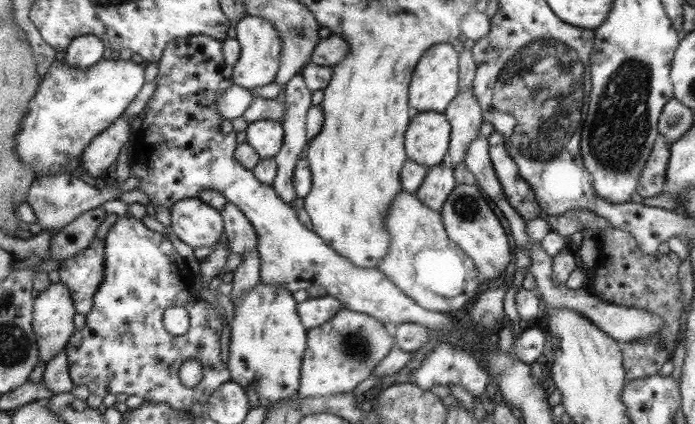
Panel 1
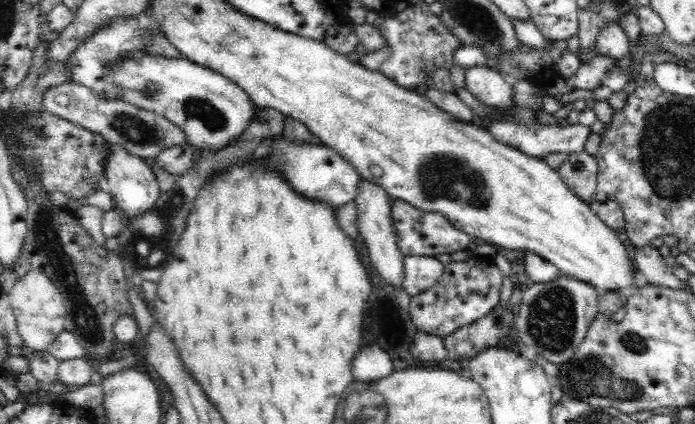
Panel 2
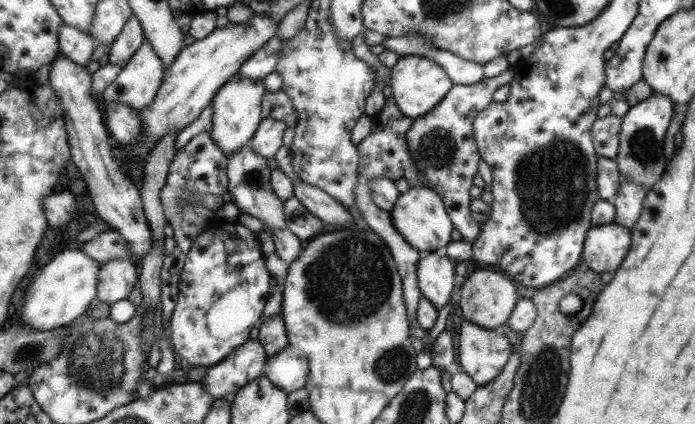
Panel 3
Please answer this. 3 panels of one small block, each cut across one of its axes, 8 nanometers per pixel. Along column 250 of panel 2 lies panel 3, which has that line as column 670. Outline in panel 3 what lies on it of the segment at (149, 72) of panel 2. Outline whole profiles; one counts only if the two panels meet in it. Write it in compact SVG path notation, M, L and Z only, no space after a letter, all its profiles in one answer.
M657 92L628 109L622 118L619 149L615 158L623 180L641 184L649 191L663 177L669 162L665 155L665 136L675 114L676 104L669 96Z

